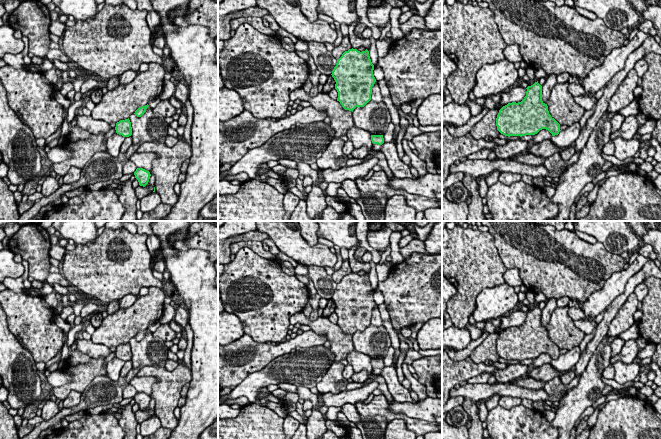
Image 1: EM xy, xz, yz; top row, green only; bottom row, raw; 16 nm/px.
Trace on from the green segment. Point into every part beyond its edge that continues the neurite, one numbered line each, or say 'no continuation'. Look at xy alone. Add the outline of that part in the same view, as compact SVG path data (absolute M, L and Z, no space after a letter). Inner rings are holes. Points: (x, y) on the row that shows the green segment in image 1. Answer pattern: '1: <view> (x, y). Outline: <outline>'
no continuation

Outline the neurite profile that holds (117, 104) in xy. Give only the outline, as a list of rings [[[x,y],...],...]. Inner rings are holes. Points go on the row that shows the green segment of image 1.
[[[159,63],[148,65],[148,69],[138,72],[130,83],[118,85],[103,94],[101,101],[92,111],[92,118],[117,123],[128,119],[139,107],[147,105],[150,97],[159,96],[167,70]]]

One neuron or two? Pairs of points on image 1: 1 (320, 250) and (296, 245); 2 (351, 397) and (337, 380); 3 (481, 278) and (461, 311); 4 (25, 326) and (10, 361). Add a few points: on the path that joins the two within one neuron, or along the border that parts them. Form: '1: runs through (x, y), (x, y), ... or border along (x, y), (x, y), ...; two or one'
1: runs through (314, 250), (302, 250); one
2: border along (345, 389), (335, 394), (323, 394); two
3: runs through (473, 286), (467, 292), (463, 303); one
4: border along (10, 331), (15, 335); two

